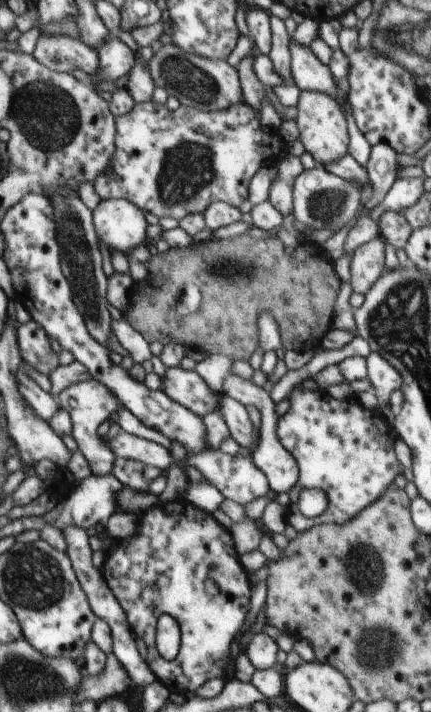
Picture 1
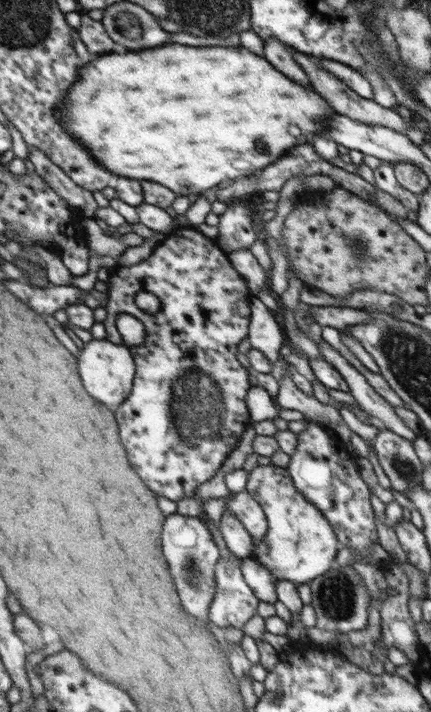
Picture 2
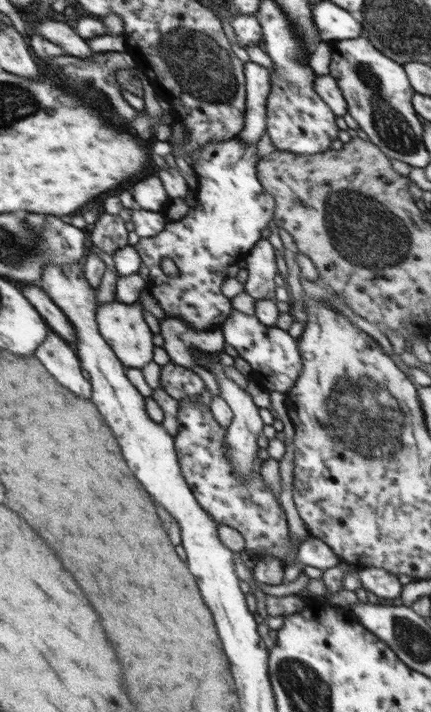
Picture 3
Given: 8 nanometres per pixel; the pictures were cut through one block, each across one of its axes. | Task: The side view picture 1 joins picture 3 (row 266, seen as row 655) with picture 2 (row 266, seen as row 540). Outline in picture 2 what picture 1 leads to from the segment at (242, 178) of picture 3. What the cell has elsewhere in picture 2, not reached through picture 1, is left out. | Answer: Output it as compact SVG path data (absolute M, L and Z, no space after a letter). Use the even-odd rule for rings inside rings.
M180 228L170 232L152 251L152 254L144 261L130 266L115 266L112 269L110 278L107 280L109 292L106 320L103 322L106 328L106 339L117 345L125 345L124 339L116 326L116 319L119 314L131 314L144 325L146 338L140 346L130 346L130 355L134 359L136 372L131 393L118 406L116 420L120 426L120 440L126 446L126 452L130 456L130 466L136 470L136 474L146 482L146 486L177 502L183 498L190 498L195 495L197 488L208 482L222 466L234 446L238 446L238 434L228 430L226 424L232 420L234 424L244 418L244 424L248 422L249 410L246 402L246 395L253 384L247 368L236 359L238 344L249 336L249 324L251 315L250 292L244 277L238 274L230 259L215 242L206 235L203 235L197 228ZM139 292L151 292L160 299L160 310L153 315L144 312L135 301ZM196 372L206 374L220 392L220 430L218 436L206 436L206 438L180 438L180 434L174 428L172 418L172 388L174 380L178 380L182 374Z

